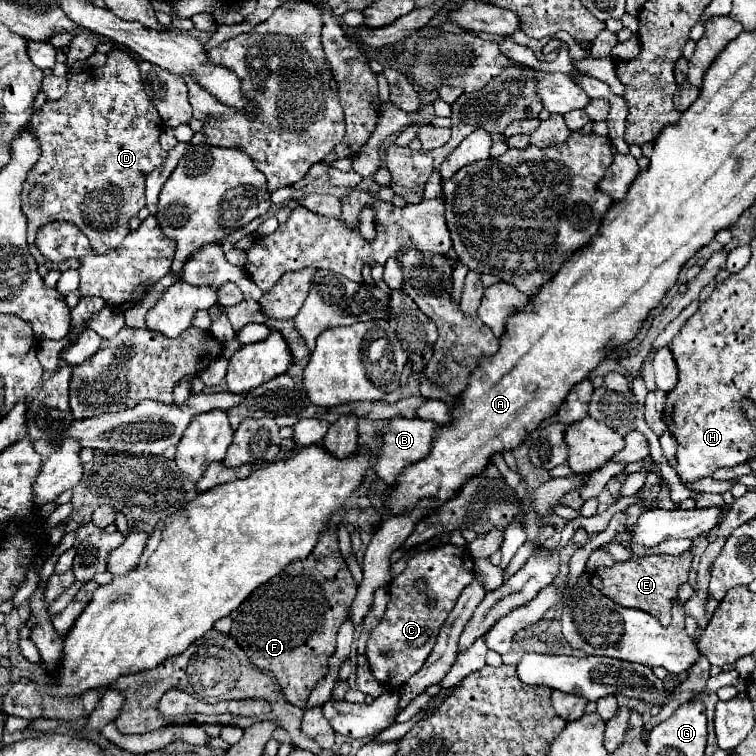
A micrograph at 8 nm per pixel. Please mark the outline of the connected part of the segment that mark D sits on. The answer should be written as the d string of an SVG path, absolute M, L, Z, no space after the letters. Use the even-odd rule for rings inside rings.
M115 48L107 54L105 66L87 66L77 72L69 80L67 92L59 100L47 102L39 112L31 116L29 128L41 146L41 158L29 170L21 193L22 211L29 222L29 250L33 248L37 228L47 224L47 220L67 220L77 224L87 234L97 254L105 254L117 248L129 234L129 218L137 216L137 212L145 206L145 174L153 172L167 158L167 152L159 144L163 120L143 90L141 74L133 58L125 50ZM33 184L45 184L45 198L37 208L31 208L27 202L27 192Z

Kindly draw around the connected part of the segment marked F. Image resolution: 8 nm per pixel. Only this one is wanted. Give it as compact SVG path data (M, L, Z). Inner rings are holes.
M323 530L317 546L305 560L289 564L273 580L265 582L255 592L251 592L251 596L247 596L245 602L231 612L233 618L231 636L241 644L251 662L255 662L259 668L271 670L279 678L287 702L303 708L317 680L323 680L327 676L329 658L335 654L337 630L345 622L353 598L355 598L355 582L345 558L339 552L337 534L333 530Z

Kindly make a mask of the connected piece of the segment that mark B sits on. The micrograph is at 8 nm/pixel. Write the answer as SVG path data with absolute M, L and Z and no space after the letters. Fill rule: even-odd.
M393 418L381 432L383 432L383 446L381 446L381 456L377 460L377 476L381 480L385 480L389 486L395 486L397 476L403 472L403 468L407 468L409 464L415 464L423 458L429 456L431 446L433 446L433 434L439 430L441 426L437 422L431 420L409 420L409 418Z

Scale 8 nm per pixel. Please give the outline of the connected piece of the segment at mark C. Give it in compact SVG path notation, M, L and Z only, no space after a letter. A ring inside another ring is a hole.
M453 544L435 546L427 552L415 554L409 562L405 572L391 580L389 604L385 616L375 626L367 642L367 660L375 678L387 688L397 690L401 684L407 682L427 660L435 646L435 638L439 628L447 620L449 612L453 610L461 590L473 580L475 564L467 548L459 548ZM415 580L427 580L427 590L417 592Z

